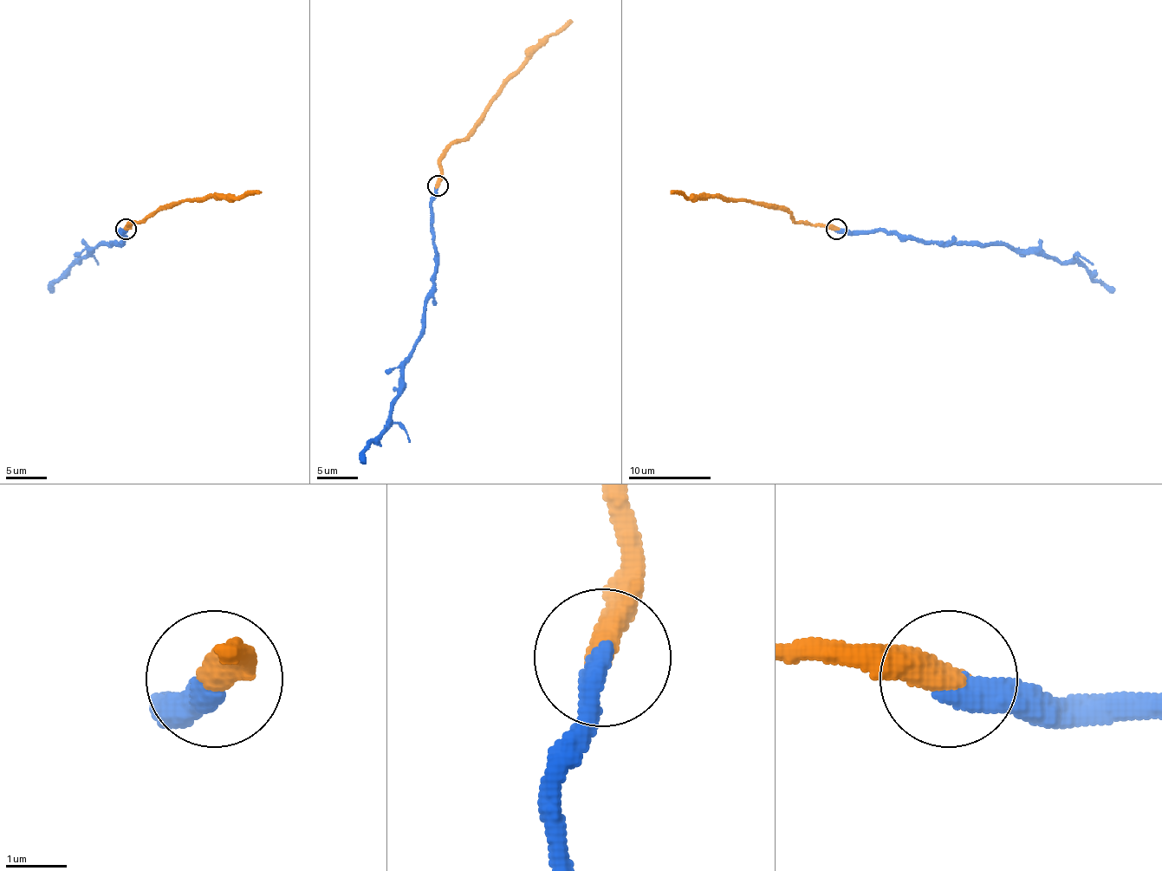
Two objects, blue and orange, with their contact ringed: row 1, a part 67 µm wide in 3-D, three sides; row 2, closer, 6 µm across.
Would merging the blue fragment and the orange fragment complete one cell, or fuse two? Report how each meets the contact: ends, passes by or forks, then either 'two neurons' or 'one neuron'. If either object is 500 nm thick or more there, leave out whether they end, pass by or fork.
blue ends there; orange ends there; two neurons

